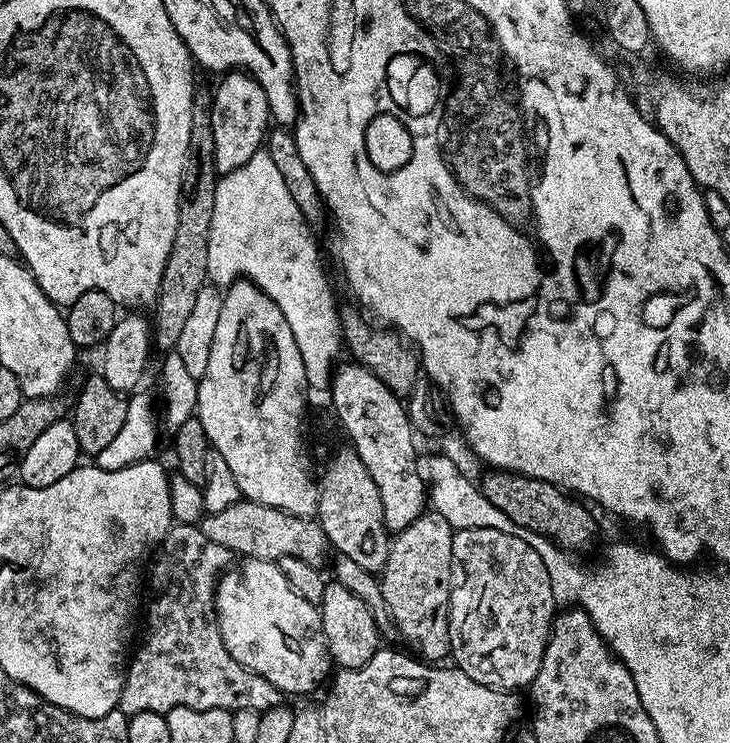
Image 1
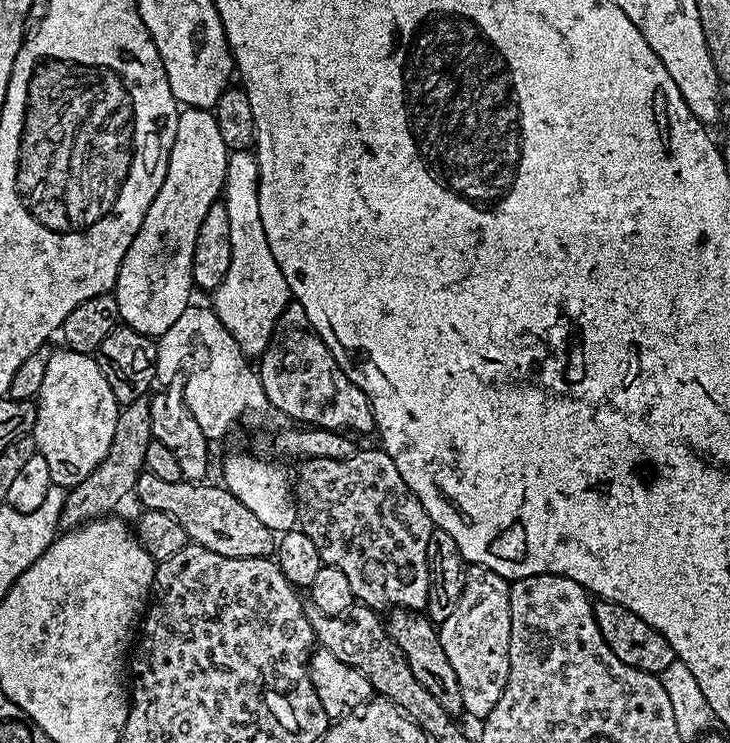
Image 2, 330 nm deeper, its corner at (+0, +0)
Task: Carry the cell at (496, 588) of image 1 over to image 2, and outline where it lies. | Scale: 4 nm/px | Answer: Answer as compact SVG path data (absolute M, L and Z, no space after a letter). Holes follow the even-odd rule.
M472 566L465 574L465 586L450 618L438 625L442 650L454 666L462 686L464 712L483 722L498 706L510 674L510 584L494 570Z

